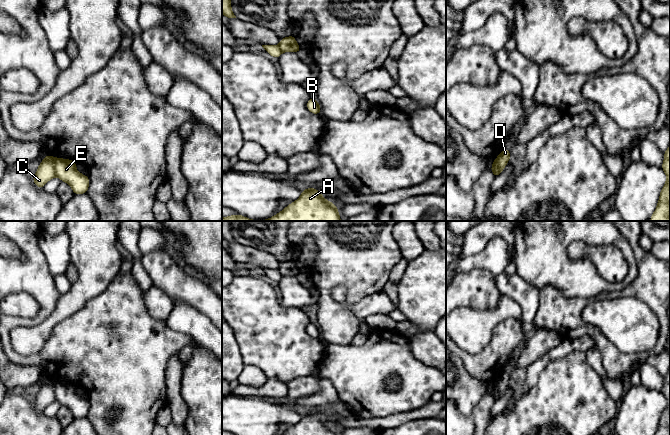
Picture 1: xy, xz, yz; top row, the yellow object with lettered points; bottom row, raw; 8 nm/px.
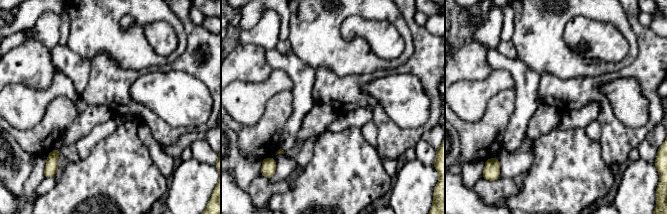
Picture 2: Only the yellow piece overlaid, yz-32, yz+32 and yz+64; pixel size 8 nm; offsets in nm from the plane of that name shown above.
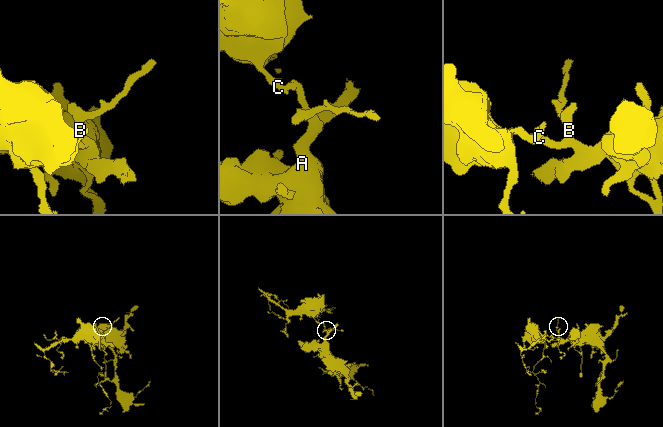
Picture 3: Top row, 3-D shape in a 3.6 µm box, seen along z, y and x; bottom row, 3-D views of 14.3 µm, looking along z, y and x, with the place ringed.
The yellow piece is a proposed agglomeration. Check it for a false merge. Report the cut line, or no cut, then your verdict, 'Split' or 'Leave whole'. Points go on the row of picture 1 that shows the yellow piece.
Split along xy (56, 158), (54, 175). Split

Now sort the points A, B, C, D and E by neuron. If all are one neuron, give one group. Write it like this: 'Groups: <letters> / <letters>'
Groups: A B E / C D

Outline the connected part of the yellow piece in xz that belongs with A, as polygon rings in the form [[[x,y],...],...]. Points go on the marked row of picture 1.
[[[309,187],[302,189],[301,196],[285,207],[281,212],[266,220],[251,220],[239,214],[222,217],[222,221],[341,221],[337,206],[326,200],[320,191]]]

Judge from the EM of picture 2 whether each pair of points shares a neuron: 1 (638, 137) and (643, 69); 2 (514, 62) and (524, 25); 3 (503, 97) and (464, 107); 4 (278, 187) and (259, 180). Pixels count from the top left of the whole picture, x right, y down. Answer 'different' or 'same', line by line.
1: same
2: different
3: different
4: same

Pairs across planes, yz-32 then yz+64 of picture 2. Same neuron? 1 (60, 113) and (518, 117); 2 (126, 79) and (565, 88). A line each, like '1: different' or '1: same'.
1: different
2: same

